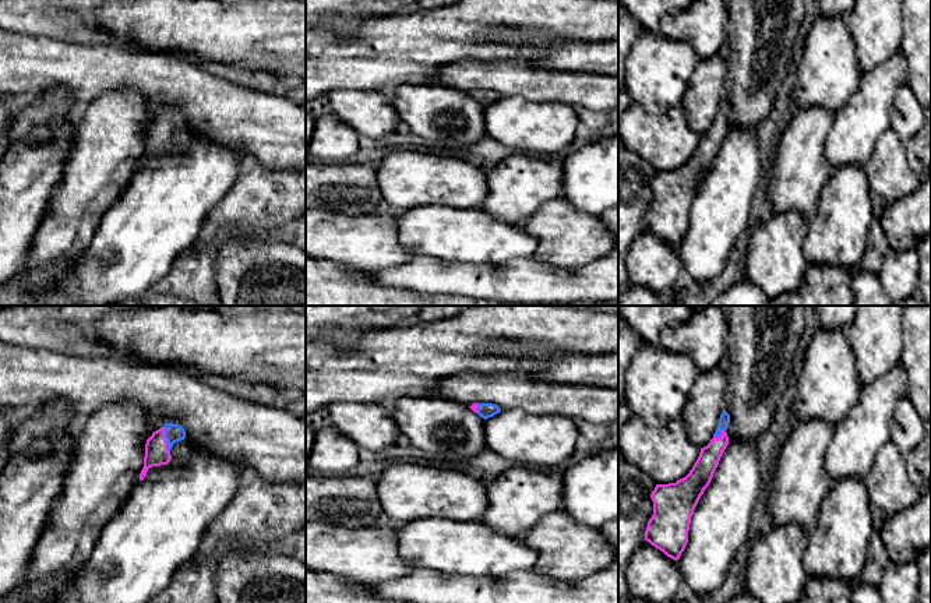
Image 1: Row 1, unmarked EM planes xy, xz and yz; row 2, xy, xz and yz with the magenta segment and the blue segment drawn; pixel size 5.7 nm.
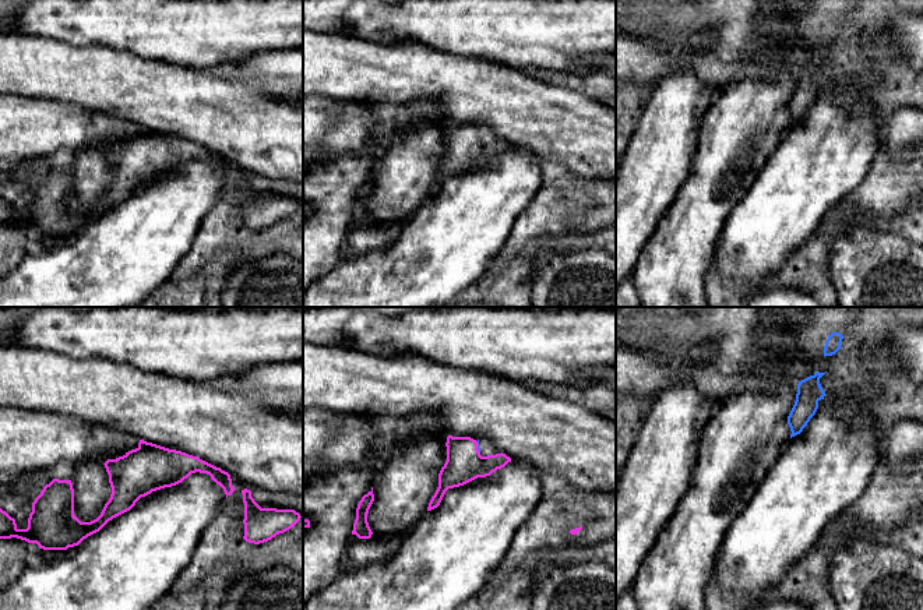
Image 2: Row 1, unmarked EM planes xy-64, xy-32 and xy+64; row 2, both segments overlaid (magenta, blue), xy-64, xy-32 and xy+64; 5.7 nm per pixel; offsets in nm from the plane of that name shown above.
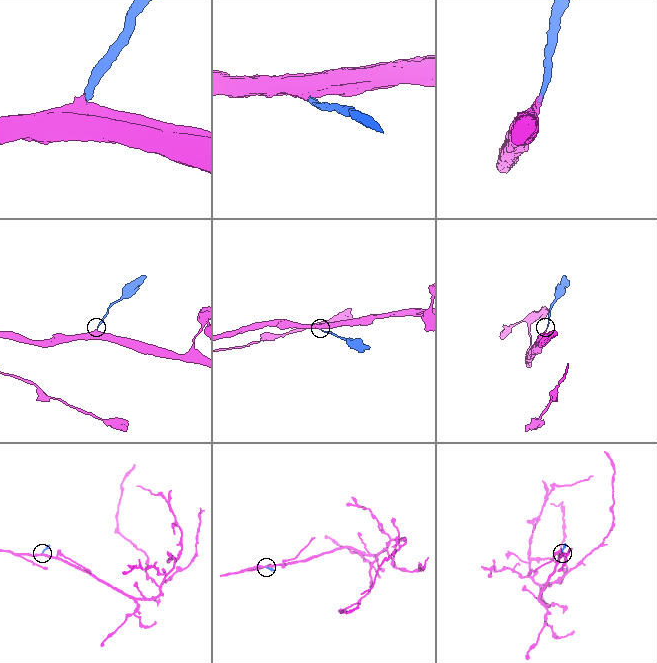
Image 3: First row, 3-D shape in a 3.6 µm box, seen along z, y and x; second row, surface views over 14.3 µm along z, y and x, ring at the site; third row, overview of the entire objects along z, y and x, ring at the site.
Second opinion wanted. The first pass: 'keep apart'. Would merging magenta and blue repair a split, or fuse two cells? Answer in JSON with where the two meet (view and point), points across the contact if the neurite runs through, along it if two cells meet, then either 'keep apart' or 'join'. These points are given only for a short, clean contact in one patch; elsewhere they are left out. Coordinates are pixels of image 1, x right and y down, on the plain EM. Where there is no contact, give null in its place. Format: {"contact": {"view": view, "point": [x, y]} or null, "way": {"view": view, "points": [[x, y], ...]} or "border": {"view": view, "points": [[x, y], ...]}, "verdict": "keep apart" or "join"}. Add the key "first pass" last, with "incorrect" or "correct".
{"contact": {"view": "xy", "point": [165, 127]}, "way": {"view": "xy", "points": [[157, 141], [158, 134], [165, 127], [173, 120]]}, "verdict": "join", "first pass": "incorrect"}

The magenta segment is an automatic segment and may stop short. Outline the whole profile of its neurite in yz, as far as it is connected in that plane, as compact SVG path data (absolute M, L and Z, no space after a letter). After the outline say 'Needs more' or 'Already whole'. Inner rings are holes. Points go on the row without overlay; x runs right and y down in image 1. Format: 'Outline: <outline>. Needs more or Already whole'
Outline: M723 96L713 126L701 135L690 161L676 170L656 172L650 181L653 202L648 209L645 228L676 248L688 230L694 197L729 131L729 110L730 102Z. Needs more

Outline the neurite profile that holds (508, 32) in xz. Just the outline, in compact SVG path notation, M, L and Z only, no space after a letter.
M498 27L494 31L508 40L523 40L526 36L526 31L514 27Z

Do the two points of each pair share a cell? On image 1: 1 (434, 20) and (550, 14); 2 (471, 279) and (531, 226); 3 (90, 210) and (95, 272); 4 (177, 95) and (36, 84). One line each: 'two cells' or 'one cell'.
1: one cell
2: two cells
3: two cells
4: one cell

